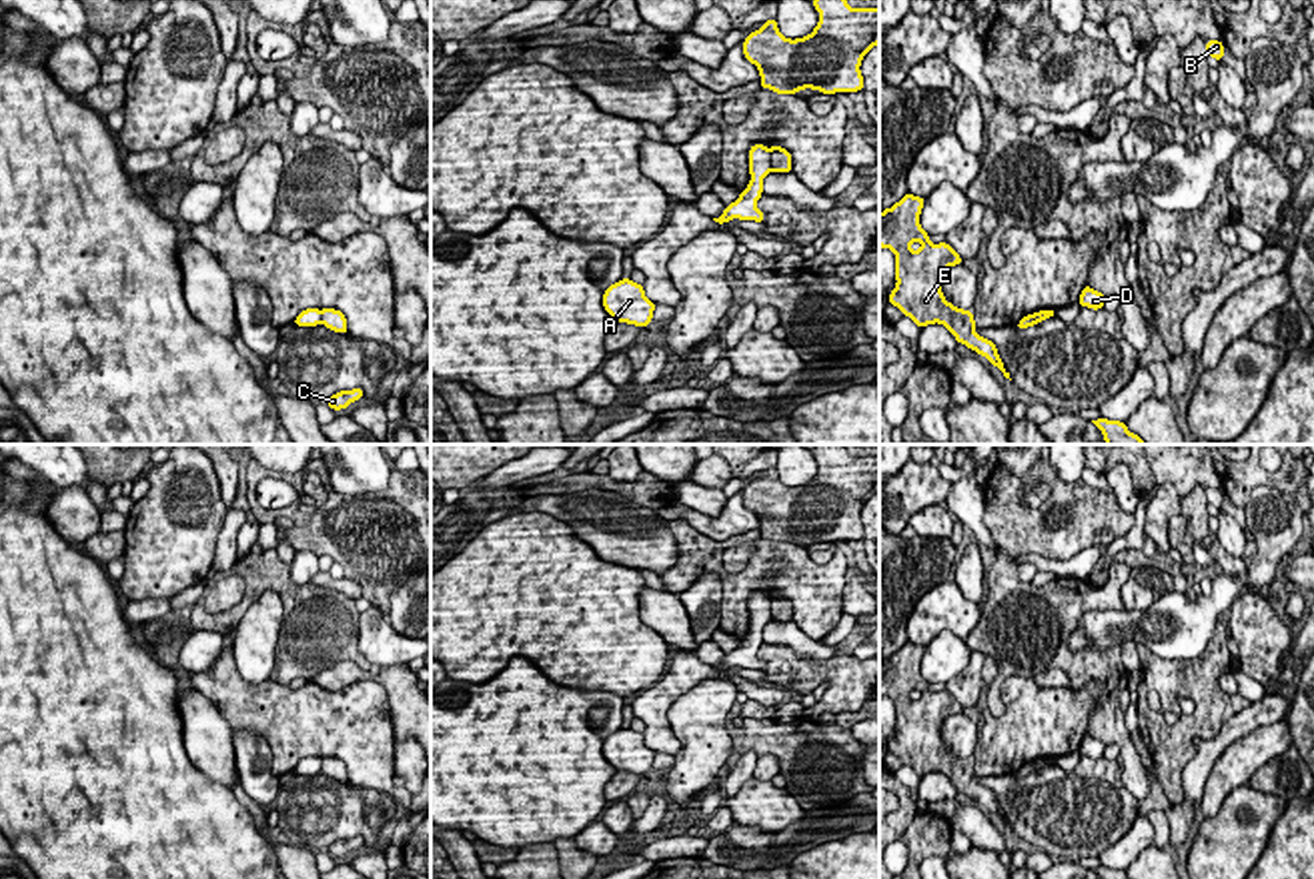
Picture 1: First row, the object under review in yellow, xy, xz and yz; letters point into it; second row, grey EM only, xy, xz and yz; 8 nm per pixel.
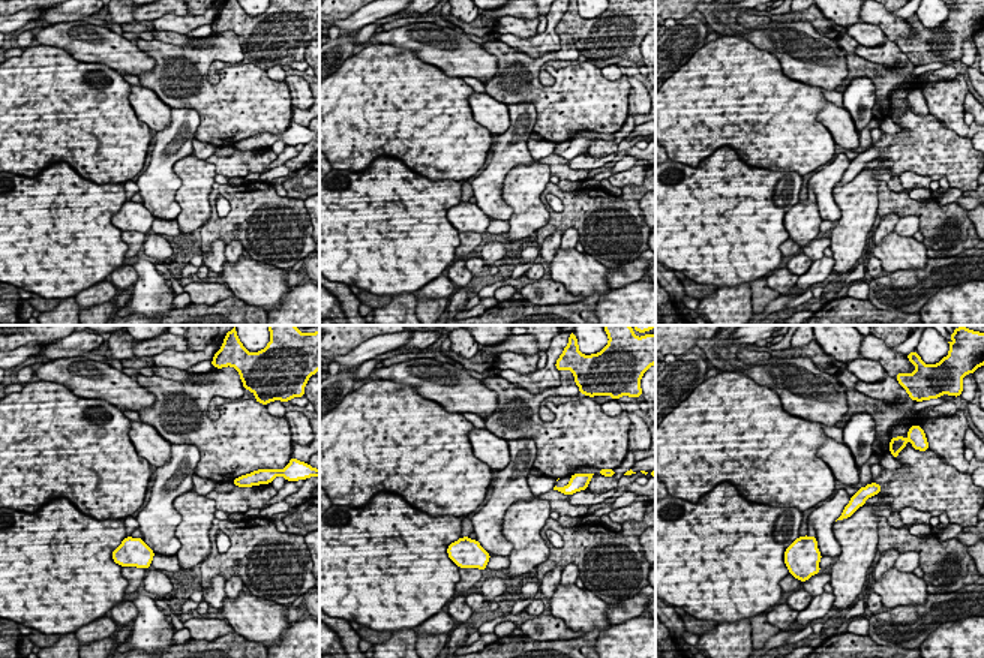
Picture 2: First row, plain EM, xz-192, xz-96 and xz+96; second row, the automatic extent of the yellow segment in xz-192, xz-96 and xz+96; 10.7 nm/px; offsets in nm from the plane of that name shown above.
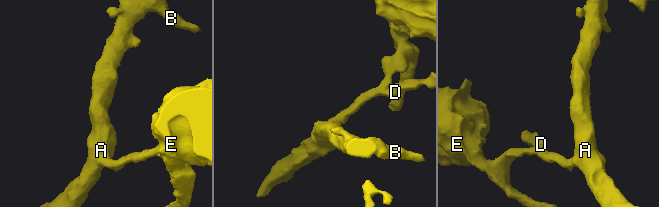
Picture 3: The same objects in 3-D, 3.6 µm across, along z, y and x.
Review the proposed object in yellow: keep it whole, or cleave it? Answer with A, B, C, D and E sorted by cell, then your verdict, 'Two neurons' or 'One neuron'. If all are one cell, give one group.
Groups: A B D / C E. Two neurons

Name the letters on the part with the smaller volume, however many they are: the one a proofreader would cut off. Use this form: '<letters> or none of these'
C, E

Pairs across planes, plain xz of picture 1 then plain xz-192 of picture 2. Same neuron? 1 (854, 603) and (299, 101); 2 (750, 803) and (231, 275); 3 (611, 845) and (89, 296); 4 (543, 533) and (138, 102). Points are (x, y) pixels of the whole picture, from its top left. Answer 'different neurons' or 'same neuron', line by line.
1: same neuron
2: same neuron
3: same neuron
4: different neurons

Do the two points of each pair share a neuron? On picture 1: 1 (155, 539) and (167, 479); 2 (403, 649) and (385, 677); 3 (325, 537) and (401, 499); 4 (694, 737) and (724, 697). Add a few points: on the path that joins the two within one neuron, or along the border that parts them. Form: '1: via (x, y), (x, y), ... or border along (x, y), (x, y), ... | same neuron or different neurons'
1: via (167, 525), (167, 493) | same neuron
2: border along (407, 663), (381, 667) | different neurons
3: via (343, 529), (373, 527), (383, 517) | same neuron
4: via (700, 727), (700, 721), (714, 707) | same neuron

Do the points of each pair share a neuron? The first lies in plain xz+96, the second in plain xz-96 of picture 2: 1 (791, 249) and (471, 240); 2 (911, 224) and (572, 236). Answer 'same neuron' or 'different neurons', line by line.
1: same neuron
2: same neuron

